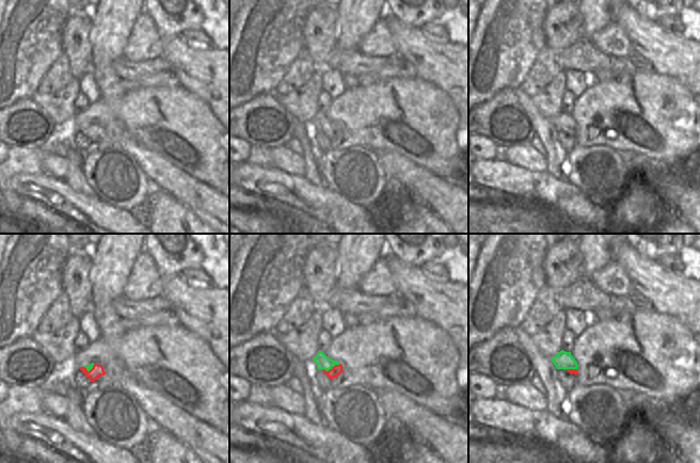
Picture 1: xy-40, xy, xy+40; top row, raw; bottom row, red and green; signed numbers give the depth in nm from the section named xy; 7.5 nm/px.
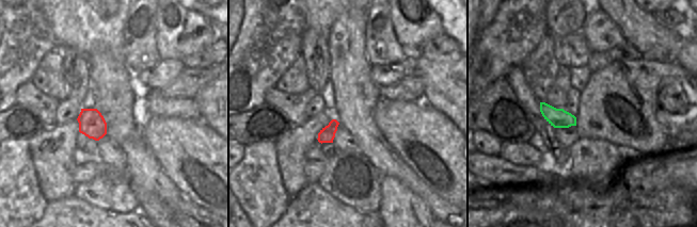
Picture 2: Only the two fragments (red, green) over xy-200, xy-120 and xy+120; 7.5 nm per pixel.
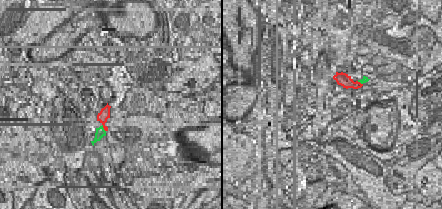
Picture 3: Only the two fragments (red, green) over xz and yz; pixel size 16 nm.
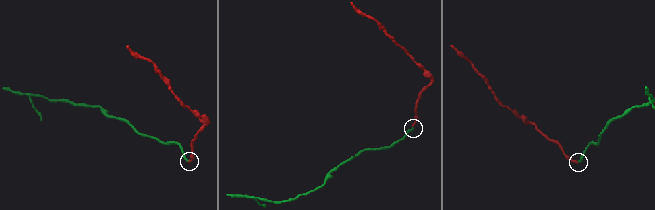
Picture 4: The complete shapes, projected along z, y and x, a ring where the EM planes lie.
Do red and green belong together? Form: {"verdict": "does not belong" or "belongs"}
{"verdict": "does not belong"}

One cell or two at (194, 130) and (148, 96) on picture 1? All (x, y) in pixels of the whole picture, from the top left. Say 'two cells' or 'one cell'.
one cell

